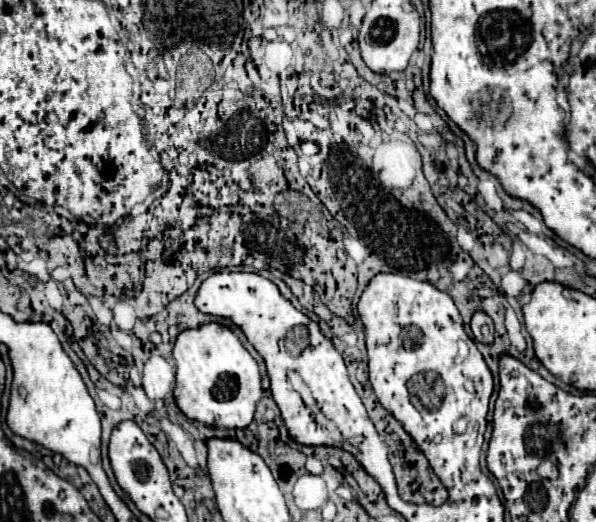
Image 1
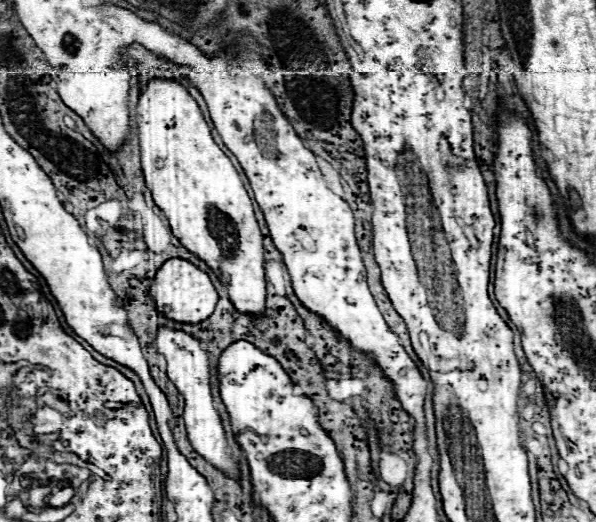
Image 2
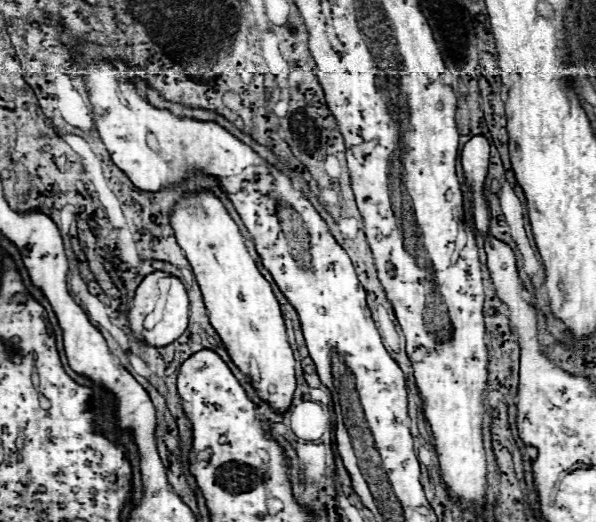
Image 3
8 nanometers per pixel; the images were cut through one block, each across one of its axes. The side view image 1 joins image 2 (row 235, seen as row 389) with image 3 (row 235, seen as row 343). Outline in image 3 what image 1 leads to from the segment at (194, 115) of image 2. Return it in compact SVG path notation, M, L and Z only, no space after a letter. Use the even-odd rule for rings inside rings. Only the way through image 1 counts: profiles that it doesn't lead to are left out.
M194 192L176 202L176 208L170 214L170 224L194 270L210 324L218 332L226 352L246 378L250 378L252 364L258 368L258 396L268 402L276 414L284 414L290 408L296 390L296 360L286 340L280 304L248 254L236 222L212 192ZM192 204L200 204L200 208L194 208L192 212Z

